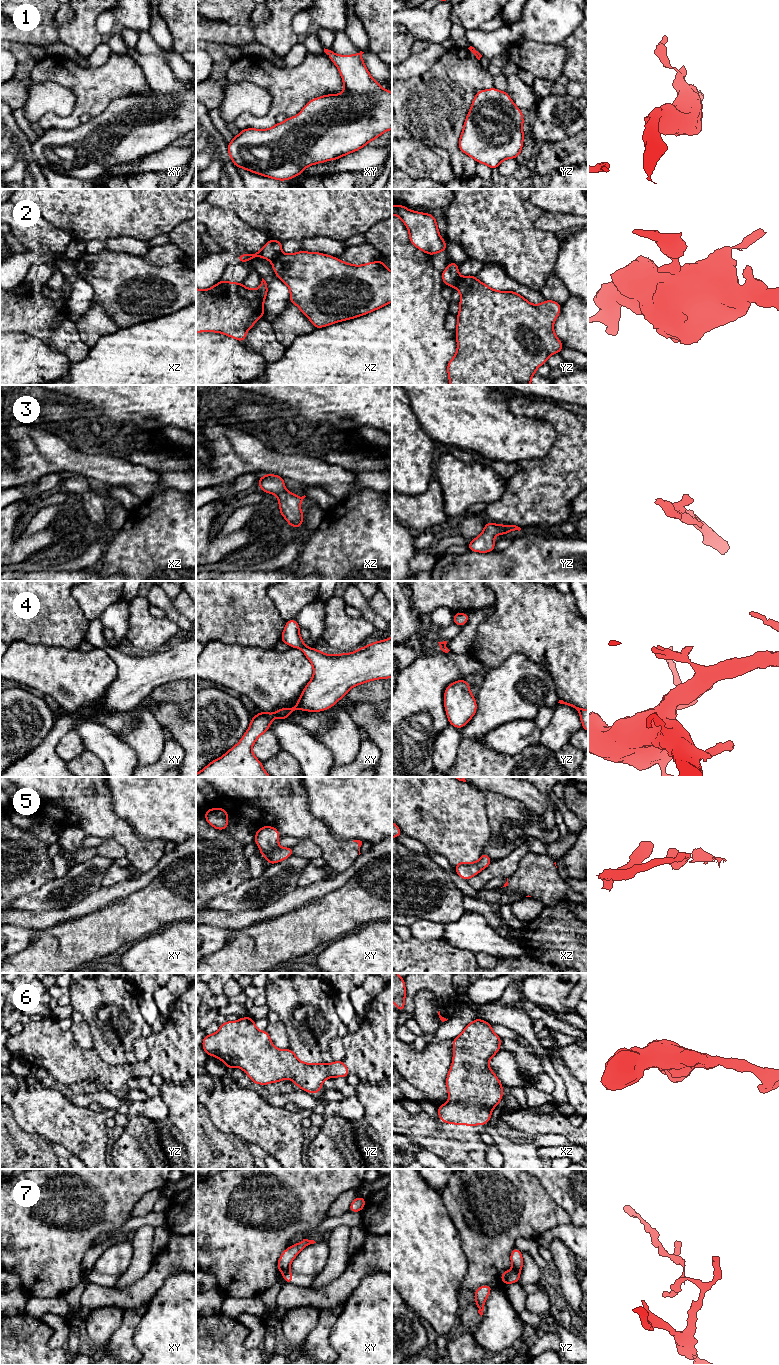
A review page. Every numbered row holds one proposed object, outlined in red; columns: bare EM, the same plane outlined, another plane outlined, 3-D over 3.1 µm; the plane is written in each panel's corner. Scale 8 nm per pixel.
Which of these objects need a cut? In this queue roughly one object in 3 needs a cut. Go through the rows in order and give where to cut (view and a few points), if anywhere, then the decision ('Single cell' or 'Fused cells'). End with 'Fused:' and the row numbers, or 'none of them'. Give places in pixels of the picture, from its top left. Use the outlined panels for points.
1: No split. Single cell
2: Split along yz (460, 277), (454, 287). Fused cells
3: No split. Single cell
4: No split. Single cell
5: Split along xy (260, 849), (269, 853), (268, 861), (270, 863). Fused cells
6: No split. Single cell
7: Split along yz (514, 1269), (520, 1271). Fused cells
Fused: 2, 5, 7

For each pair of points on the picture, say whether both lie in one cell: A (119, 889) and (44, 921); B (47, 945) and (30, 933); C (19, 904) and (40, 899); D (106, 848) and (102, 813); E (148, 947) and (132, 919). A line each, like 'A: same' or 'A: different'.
A: same
B: different
C: same
D: different
E: different

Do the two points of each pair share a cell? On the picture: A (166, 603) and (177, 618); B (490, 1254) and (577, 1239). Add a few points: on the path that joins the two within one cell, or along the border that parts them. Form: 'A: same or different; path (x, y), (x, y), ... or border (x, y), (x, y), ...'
A: same; path (167, 607), (173, 614)
B: different; border (563, 1225), (550, 1228), (536, 1239)

